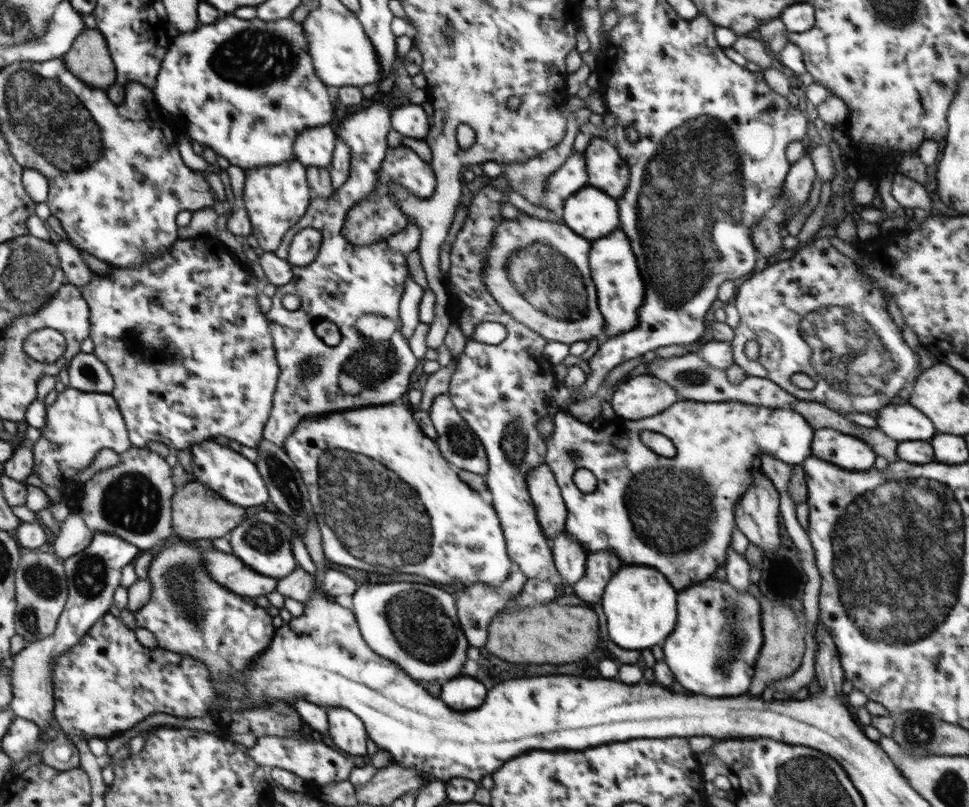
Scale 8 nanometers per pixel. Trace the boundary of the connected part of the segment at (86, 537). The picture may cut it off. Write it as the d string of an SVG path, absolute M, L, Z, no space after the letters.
M72 511L60 526L60 533L54 541L54 554L61 560L83 552L92 543L94 532L77 512Z

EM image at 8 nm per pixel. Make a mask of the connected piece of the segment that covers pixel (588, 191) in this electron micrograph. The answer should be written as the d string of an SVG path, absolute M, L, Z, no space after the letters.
M584 186L566 199L564 224L589 241L608 236L620 226L618 202L600 189Z

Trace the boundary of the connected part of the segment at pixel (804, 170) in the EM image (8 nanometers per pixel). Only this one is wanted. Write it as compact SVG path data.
M809 151L803 154L800 160L796 160L789 168L783 186L788 190L788 206L798 208L808 200L812 184L817 172L812 162L812 154Z

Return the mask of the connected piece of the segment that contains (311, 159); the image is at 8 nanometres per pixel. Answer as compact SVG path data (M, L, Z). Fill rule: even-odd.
M333 124L304 129L294 139L294 156L306 167L330 168L336 140Z

